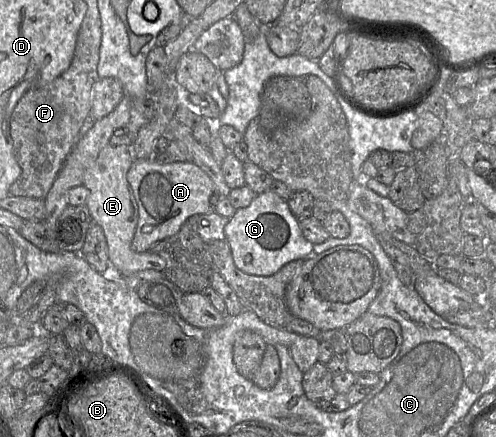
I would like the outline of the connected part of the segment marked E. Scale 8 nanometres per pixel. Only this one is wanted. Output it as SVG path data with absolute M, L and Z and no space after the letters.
M108 144L99 153L96 161L84 174L83 186L89 190L86 202L94 222L104 231L108 257L113 270L120 274L132 274L142 270L163 272L166 266L164 259L150 251L135 252L131 243L138 222L138 206L127 180L127 173L134 161L130 146L113 146Z

